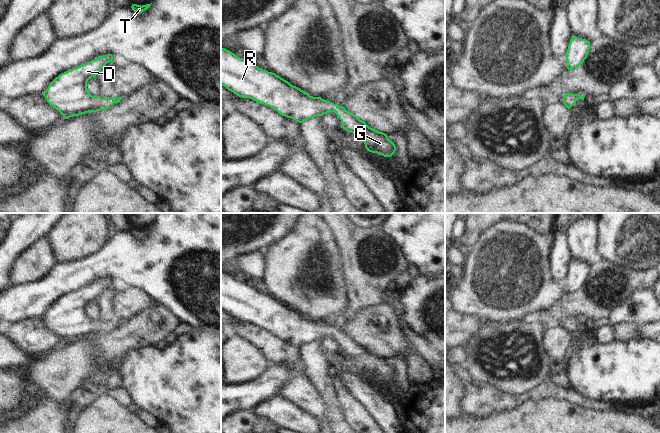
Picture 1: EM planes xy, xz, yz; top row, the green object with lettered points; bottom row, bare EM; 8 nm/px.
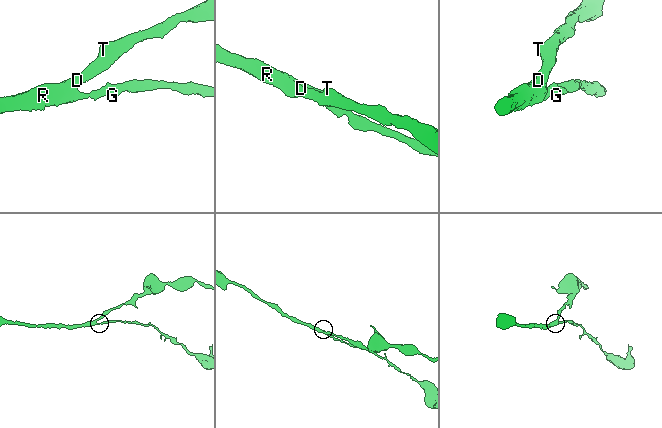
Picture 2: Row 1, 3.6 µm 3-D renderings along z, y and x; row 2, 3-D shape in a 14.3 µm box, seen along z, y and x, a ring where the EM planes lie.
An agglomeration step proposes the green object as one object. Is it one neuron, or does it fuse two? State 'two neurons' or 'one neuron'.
one neuron

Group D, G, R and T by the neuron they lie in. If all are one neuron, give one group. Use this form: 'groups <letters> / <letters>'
groups D G R T

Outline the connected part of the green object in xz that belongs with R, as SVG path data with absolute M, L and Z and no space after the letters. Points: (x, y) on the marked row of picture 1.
M221 47L221 85L226 87L239 97L252 99L260 104L264 104L275 109L280 115L291 118L299 123L322 116L329 112L335 112L341 120L341 128L347 132L359 135L363 138L365 148L372 153L391 157L395 151L395 144L388 139L387 134L379 132L369 127L356 115L347 111L343 106L339 106L321 97L310 96L300 88L291 85L275 73L268 72L256 66L254 63L244 58L236 56L231 51Z

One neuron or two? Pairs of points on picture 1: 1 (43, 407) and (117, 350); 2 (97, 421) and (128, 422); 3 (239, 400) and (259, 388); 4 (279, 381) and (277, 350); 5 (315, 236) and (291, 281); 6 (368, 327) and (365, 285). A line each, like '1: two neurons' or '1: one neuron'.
1: two neurons
2: one neuron
3: one neuron
4: two neurons
5: one neuron
6: two neurons

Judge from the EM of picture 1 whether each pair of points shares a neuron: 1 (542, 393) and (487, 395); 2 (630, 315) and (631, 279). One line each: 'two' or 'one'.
1: one
2: two

